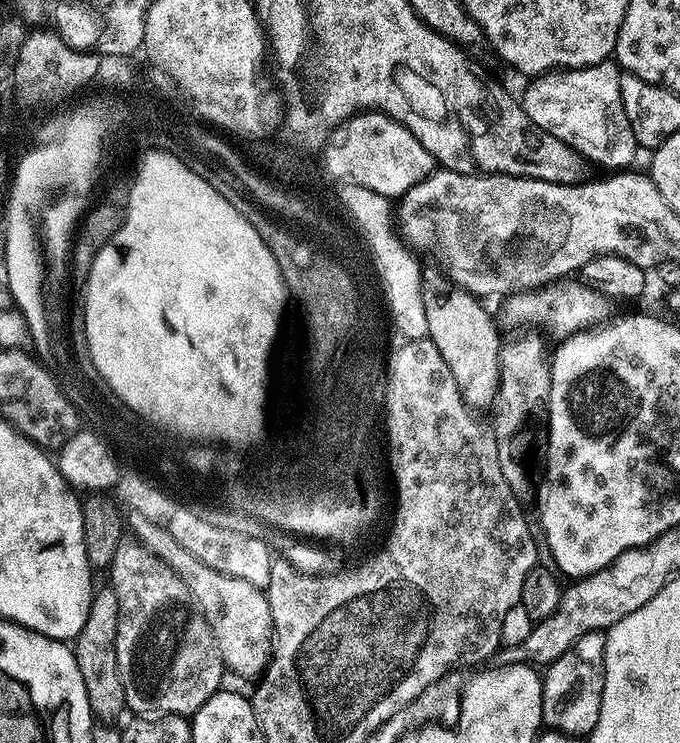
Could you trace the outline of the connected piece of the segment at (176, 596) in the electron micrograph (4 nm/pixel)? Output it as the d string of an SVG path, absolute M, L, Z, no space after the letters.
M136 538L127 540L125 539L117 545L117 548L120 549L120 556L113 555L112 559L116 561L116 586L110 590L116 606L116 657L118 658L118 674L122 678L124 703L127 711L129 713L132 712L132 714L159 714L161 717L180 715L191 718L196 715L196 711L202 706L202 702L209 700L215 692L221 691L223 684L220 683L223 682L224 676L226 677L224 659L221 656L221 646L217 644L206 618L200 613L200 608L196 604L195 598L192 597L190 590L182 582L182 578L164 560L155 556L150 549L145 548L140 540Z

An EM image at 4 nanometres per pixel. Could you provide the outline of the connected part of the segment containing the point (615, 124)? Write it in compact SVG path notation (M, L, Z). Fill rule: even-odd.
M553 70L535 77L520 101L530 120L540 128L560 138L593 163L622 170L631 165L629 162L638 152L635 130L623 102L622 74L600 71L604 70ZM554 90L562 94L566 102L554 98Z

